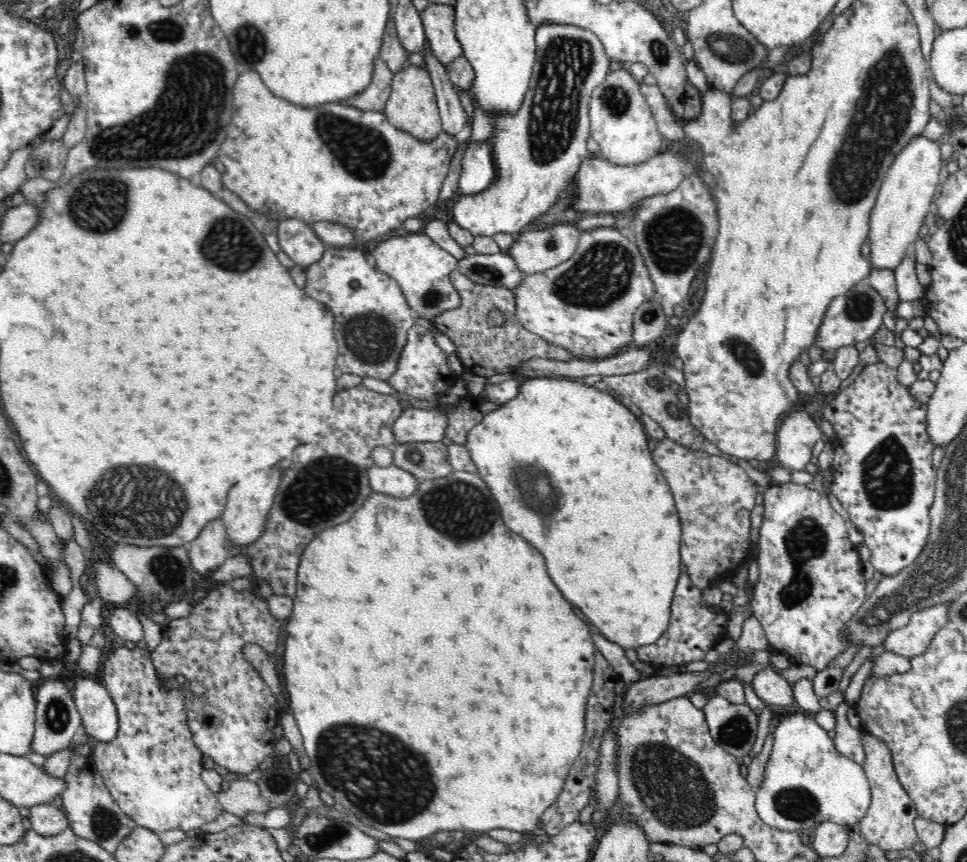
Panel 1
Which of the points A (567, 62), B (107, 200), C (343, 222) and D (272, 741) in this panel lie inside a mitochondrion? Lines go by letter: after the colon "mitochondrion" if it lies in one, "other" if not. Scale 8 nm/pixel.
A: mitochondrion
B: mitochondrion
C: other
D: other

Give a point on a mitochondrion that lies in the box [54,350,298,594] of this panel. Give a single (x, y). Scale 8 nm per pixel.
(140, 504)

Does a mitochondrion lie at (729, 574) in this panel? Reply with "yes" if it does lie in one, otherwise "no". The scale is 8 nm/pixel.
no

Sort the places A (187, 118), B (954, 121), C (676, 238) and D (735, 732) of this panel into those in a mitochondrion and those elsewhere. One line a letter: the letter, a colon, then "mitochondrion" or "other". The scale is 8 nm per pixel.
A: mitochondrion
B: other
C: mitochondrion
D: mitochondrion

